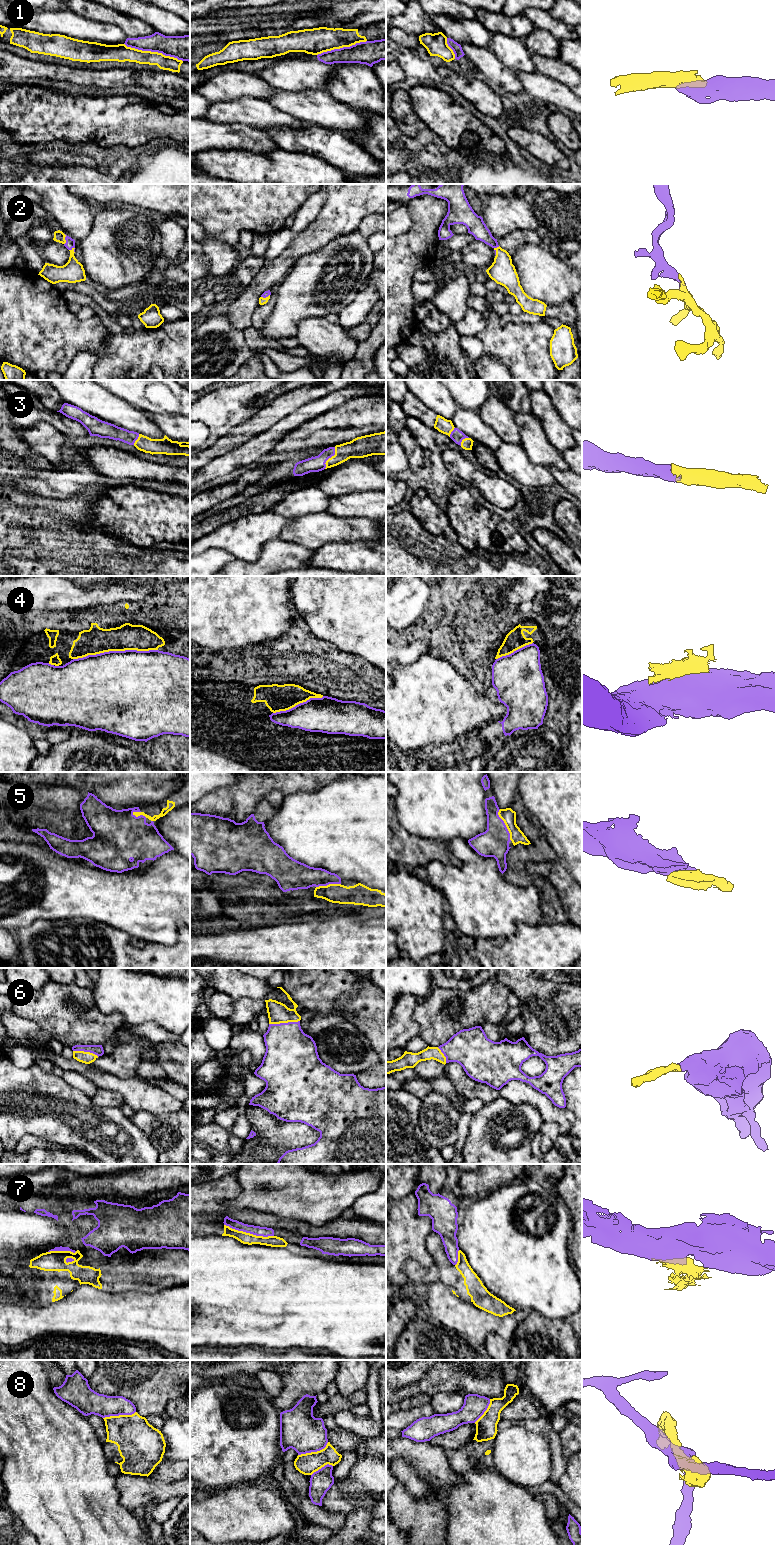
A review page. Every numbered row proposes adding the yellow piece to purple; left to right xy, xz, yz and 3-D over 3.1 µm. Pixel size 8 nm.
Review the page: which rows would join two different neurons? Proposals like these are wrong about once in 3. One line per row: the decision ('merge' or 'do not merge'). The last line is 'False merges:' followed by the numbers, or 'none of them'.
1: do not merge
2: merge
3: merge
4: merge
5: merge
6: merge
7: do not merge
8: do not merge
False merges: 1, 7, 8

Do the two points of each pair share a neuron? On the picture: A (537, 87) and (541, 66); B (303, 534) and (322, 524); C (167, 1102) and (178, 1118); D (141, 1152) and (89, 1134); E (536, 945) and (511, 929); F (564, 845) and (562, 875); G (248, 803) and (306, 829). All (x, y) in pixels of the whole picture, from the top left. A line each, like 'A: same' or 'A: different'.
A: different
B: same
C: different
D: same
E: different
F: different
G: different

